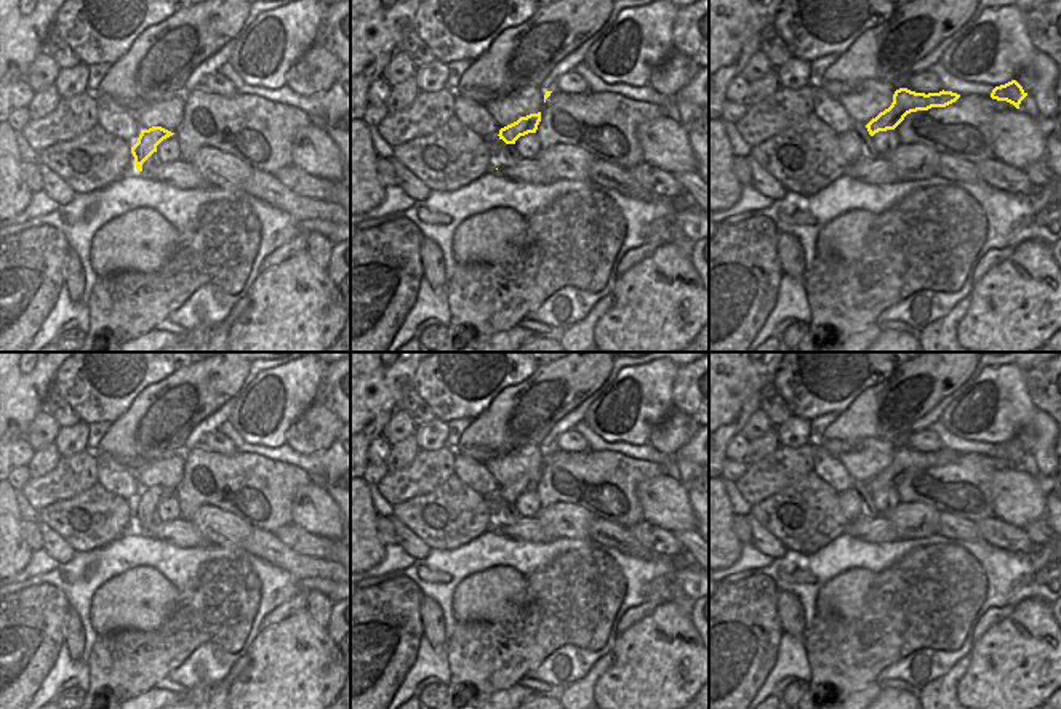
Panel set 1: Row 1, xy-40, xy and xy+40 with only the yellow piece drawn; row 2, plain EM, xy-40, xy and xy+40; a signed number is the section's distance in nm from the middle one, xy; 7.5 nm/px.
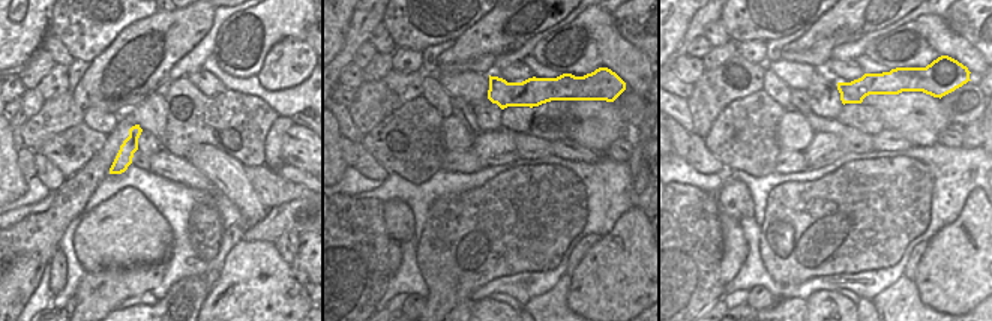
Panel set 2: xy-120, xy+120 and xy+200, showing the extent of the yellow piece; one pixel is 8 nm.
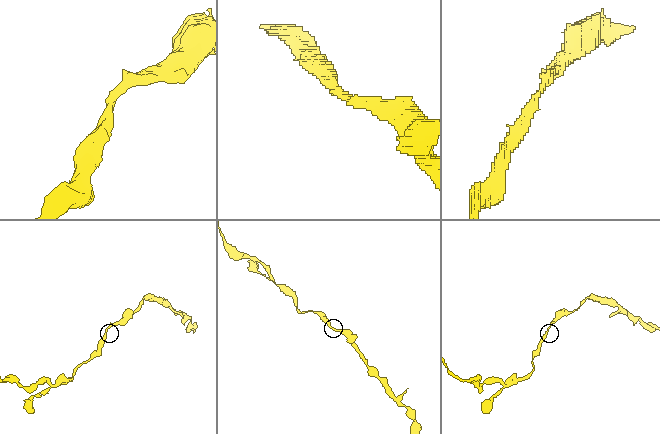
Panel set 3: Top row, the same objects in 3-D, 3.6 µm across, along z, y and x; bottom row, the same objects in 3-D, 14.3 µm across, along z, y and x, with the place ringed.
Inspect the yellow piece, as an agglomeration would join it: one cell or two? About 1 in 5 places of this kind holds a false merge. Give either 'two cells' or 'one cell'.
one cell

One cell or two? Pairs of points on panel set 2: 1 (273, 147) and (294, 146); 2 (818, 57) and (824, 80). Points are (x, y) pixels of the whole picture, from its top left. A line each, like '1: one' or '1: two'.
1: two
2: two

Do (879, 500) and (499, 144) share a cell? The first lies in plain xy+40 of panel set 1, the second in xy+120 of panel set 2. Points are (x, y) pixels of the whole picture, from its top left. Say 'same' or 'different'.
different

